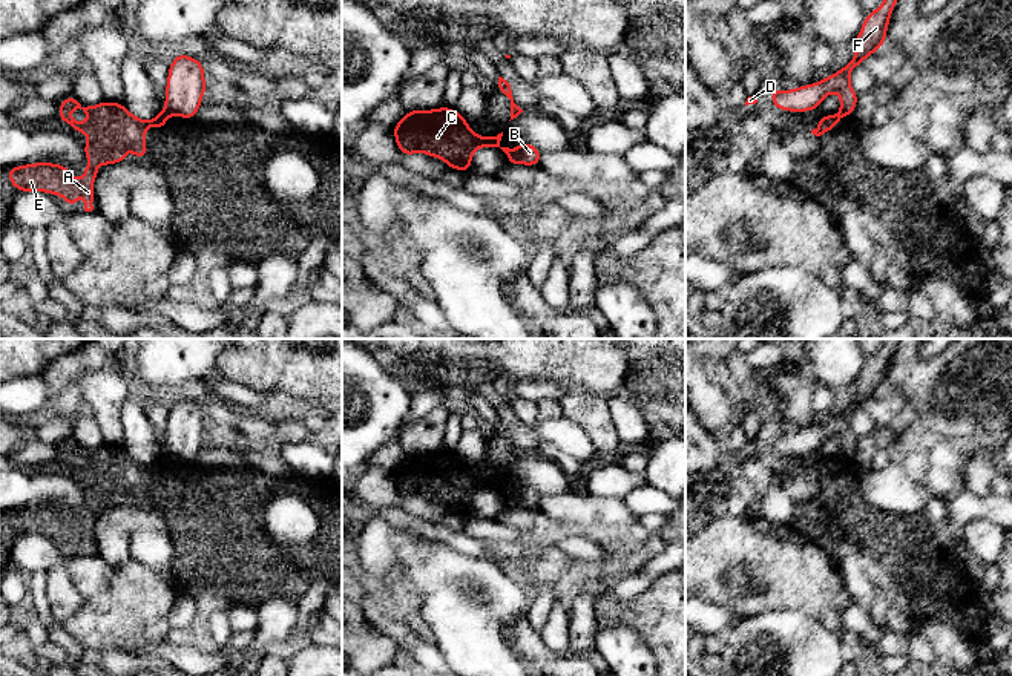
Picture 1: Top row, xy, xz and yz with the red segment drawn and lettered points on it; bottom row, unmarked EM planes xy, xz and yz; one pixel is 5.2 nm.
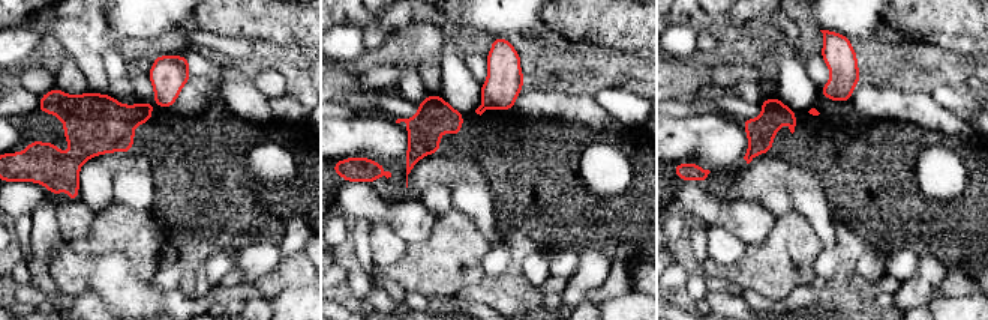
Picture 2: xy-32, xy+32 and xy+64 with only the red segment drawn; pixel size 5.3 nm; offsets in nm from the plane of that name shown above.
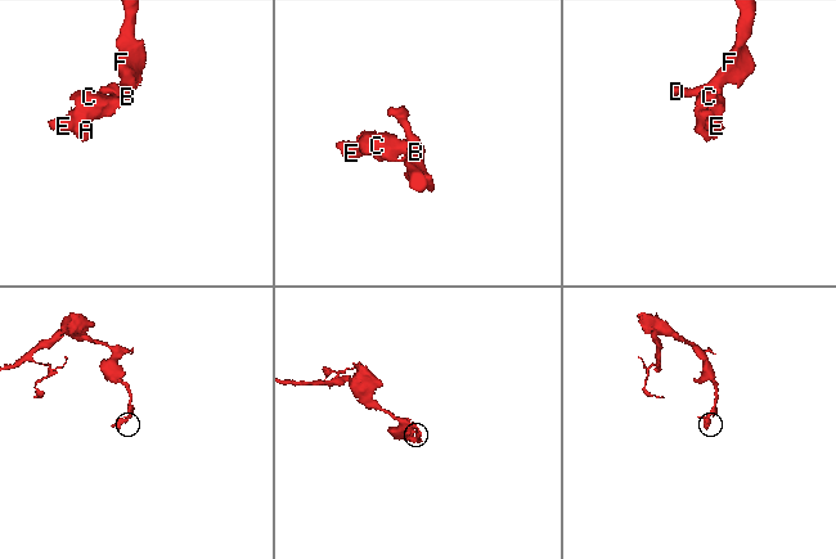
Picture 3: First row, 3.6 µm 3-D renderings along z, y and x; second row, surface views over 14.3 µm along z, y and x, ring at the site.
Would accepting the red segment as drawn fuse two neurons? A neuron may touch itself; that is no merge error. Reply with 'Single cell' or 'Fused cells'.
Fused cells

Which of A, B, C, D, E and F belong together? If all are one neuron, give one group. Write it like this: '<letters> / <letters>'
A C E / B D F

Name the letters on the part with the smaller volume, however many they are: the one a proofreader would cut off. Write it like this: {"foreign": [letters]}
{"foreign": ["A", "C", "E"]}

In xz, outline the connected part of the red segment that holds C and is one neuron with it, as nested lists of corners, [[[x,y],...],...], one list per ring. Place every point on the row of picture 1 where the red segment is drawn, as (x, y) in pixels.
[[[455,109],[408,110],[393,127],[397,147],[406,156],[426,153],[443,159],[448,167],[471,170],[472,153],[480,147],[500,147],[506,155],[512,150],[501,147],[503,132],[497,136],[474,133],[468,120]]]

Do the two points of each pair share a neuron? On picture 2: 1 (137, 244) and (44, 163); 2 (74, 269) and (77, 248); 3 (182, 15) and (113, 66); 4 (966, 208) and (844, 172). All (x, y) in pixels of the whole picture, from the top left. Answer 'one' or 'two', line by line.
1: two
2: one
3: one
4: one

